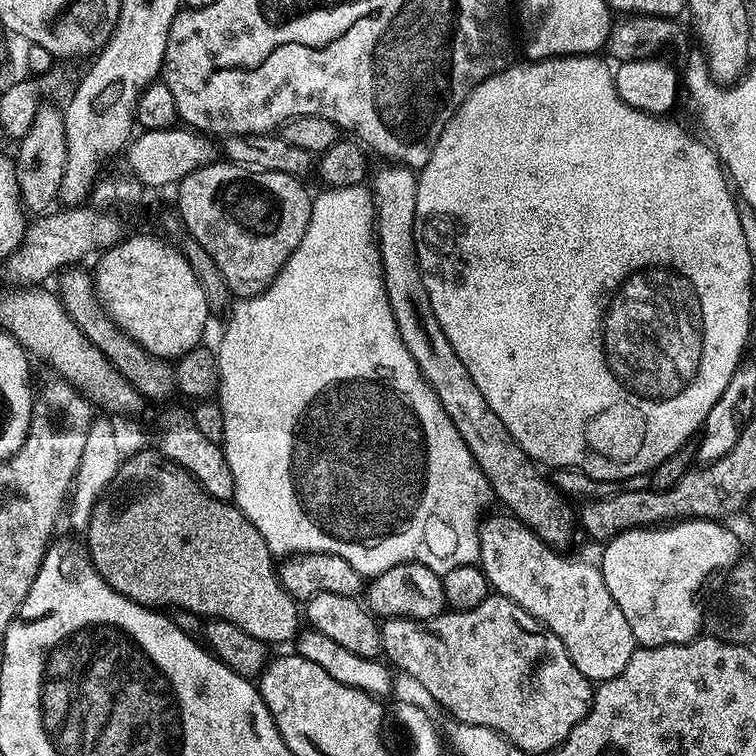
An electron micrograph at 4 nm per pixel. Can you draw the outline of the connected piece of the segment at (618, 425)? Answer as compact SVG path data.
M596 54L586 56L561 56L550 60L537 60L535 62L513 63L501 72L494 73L486 78L458 106L456 113L450 118L450 122L442 130L434 150L430 154L430 162L419 169L416 177L416 189L418 190L418 206L414 218L414 242L416 243L416 257L420 263L420 273L426 294L430 294L430 306L434 310L434 318L438 318L438 326L442 326L442 334L454 346L454 354L462 358L462 366L470 370L470 378L474 378L474 386L482 390L482 398L502 418L506 430L522 446L522 450L537 465L549 464L552 470L557 468L571 468L582 474L586 474L595 480L632 480L635 476L647 477L652 469L657 468L670 454L674 454L684 444L689 443L704 427L704 421L710 414L711 407L721 398L730 376L745 355L744 343L748 340L748 331L752 328L752 277L754 271L751 268L749 251L746 250L745 235L742 234L739 222L738 200L730 187L729 177L720 163L720 159L713 153L703 139L695 140L684 128L679 128L671 118L663 115L652 115L642 109L636 109L628 105L619 97L615 86L613 69L607 68L600 61L601 57Z

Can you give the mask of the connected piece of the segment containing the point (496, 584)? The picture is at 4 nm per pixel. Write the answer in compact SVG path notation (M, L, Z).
M489 515L480 526L478 564L484 569L489 585L499 595L522 606L522 610L540 621L547 631L553 632L562 642L562 646L566 646L574 666L578 666L578 670L587 680L599 682L622 674L622 670L626 670L626 662L630 662L638 645L630 630L630 622L626 622L622 610L618 610L618 602L614 602L610 590L606 590L606 582L599 567L595 563L583 564L580 560L567 560L557 549L541 542L515 516L503 515Z

